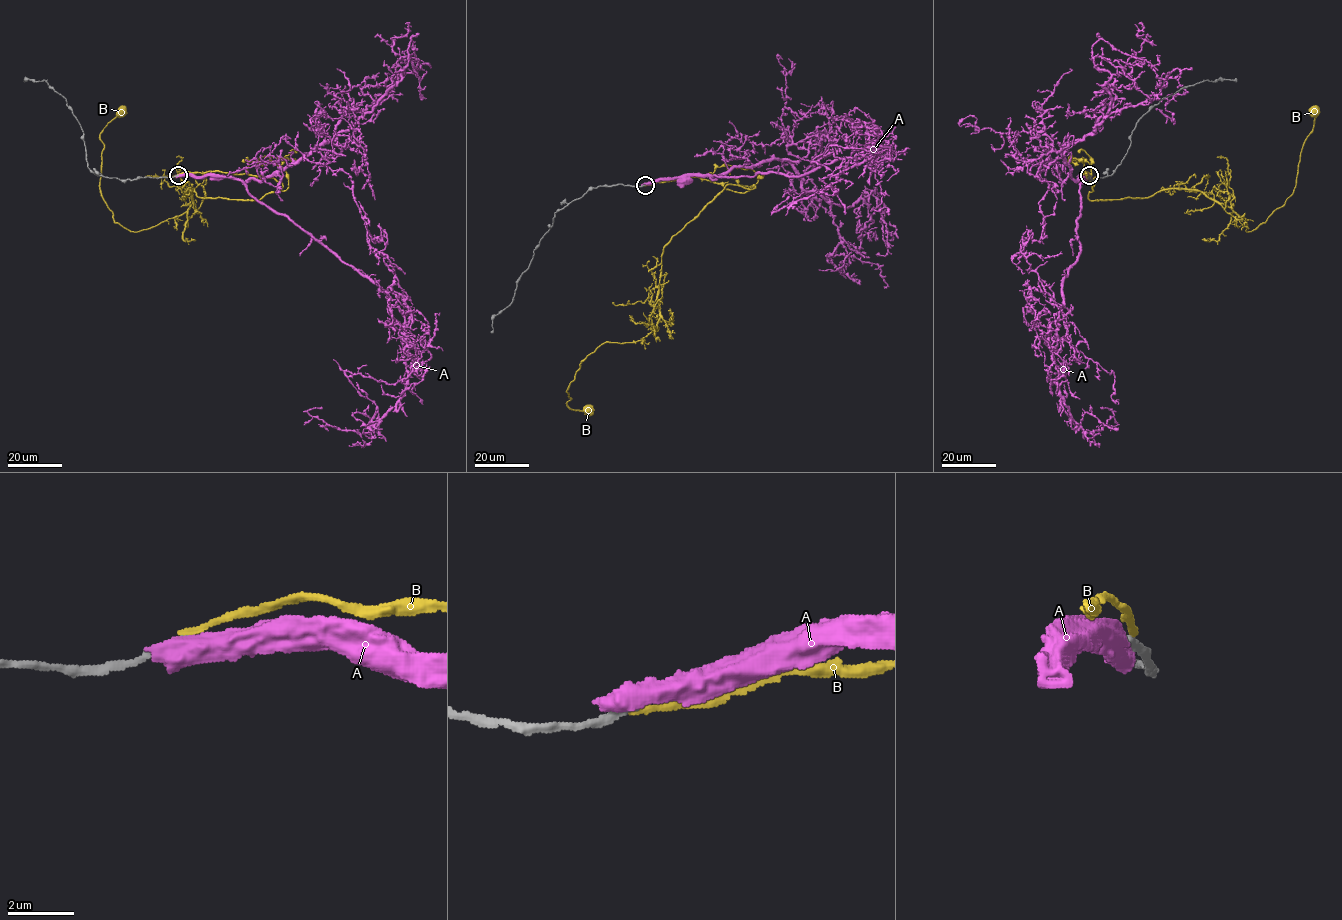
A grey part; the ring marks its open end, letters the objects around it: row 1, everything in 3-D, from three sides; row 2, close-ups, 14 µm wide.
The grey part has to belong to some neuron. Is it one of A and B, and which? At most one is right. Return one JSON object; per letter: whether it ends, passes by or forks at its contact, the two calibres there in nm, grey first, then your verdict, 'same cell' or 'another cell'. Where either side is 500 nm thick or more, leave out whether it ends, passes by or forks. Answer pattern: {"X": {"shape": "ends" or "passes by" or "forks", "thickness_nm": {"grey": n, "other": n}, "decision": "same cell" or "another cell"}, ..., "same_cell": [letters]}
{"A": {"thickness_nm": {"grey": 280, "other": 800}, "decision": "another cell"}, "B": {"shape": "ends", "thickness_nm": {"grey": 260, "other": 200}, "decision": "another cell"}, "same_cell": []}

